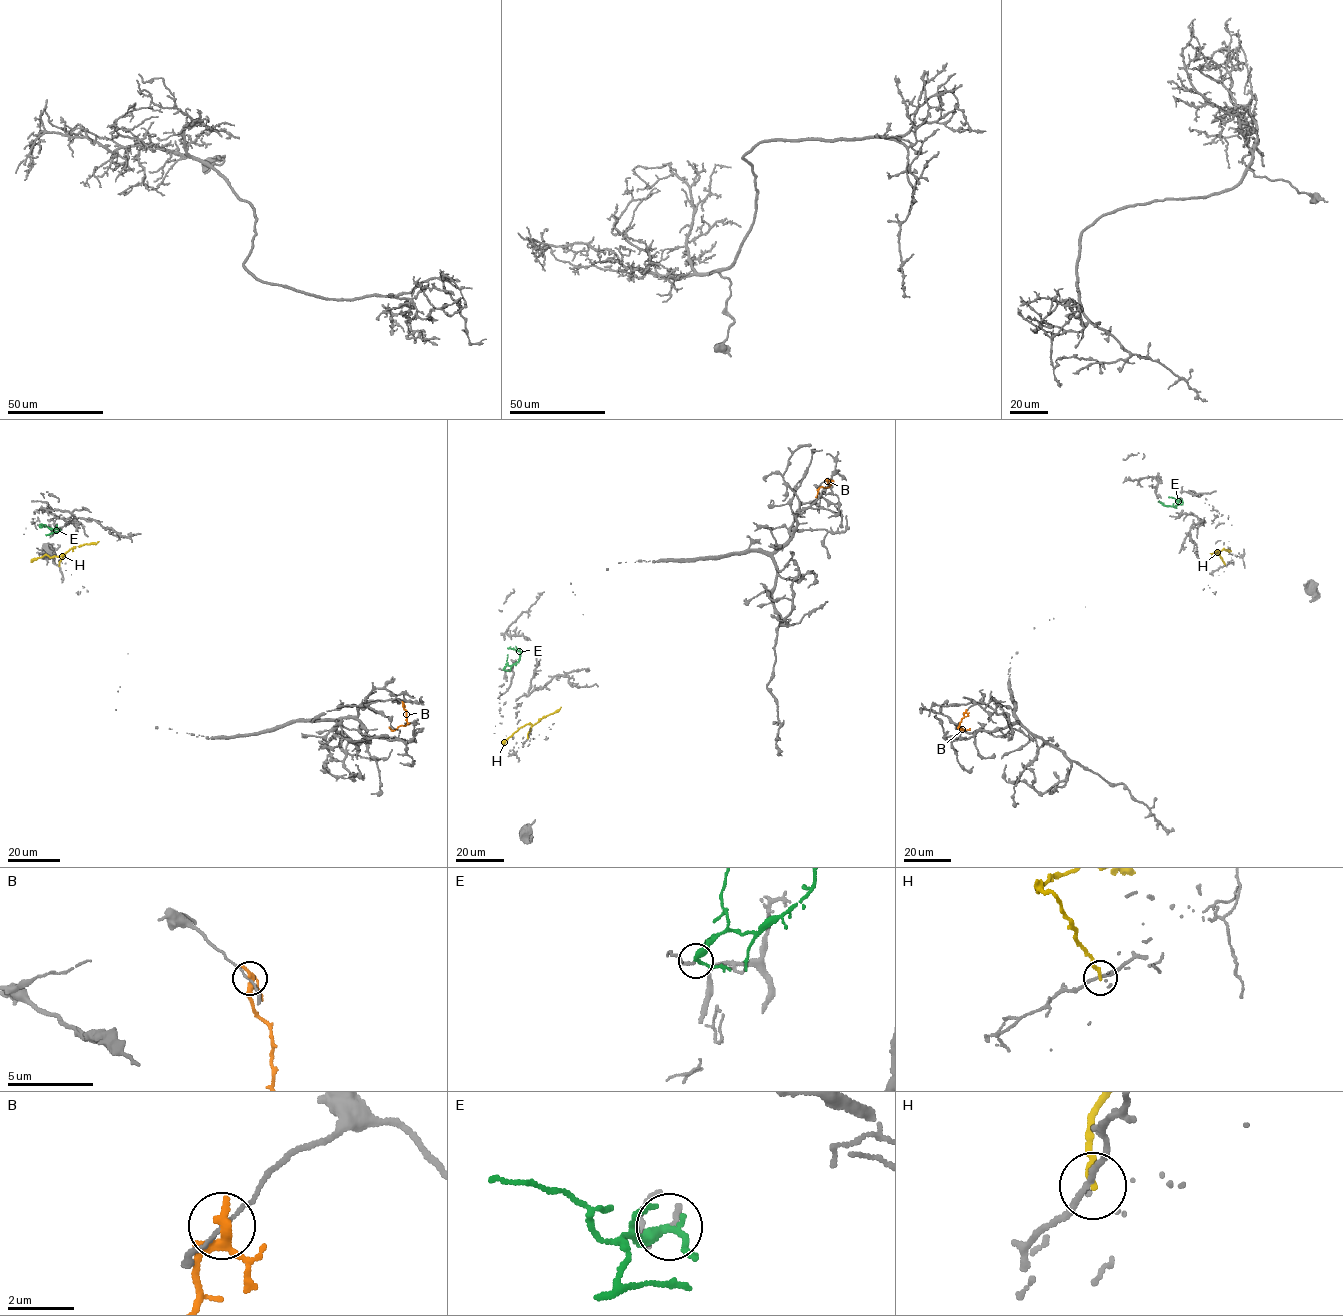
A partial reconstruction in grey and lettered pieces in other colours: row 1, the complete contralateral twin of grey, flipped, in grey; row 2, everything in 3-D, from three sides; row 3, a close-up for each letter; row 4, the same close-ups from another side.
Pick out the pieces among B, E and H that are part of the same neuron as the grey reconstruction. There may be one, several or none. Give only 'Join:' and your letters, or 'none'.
Join: E

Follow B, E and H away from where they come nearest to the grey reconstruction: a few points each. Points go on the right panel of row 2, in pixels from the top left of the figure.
B: (966, 711), (959, 727), (970, 728)
E: (1181, 500), (1175, 506), (1165, 506), (1159, 501)
H: (1225, 565), (1217, 552), (1223, 548), (1229, 552)

